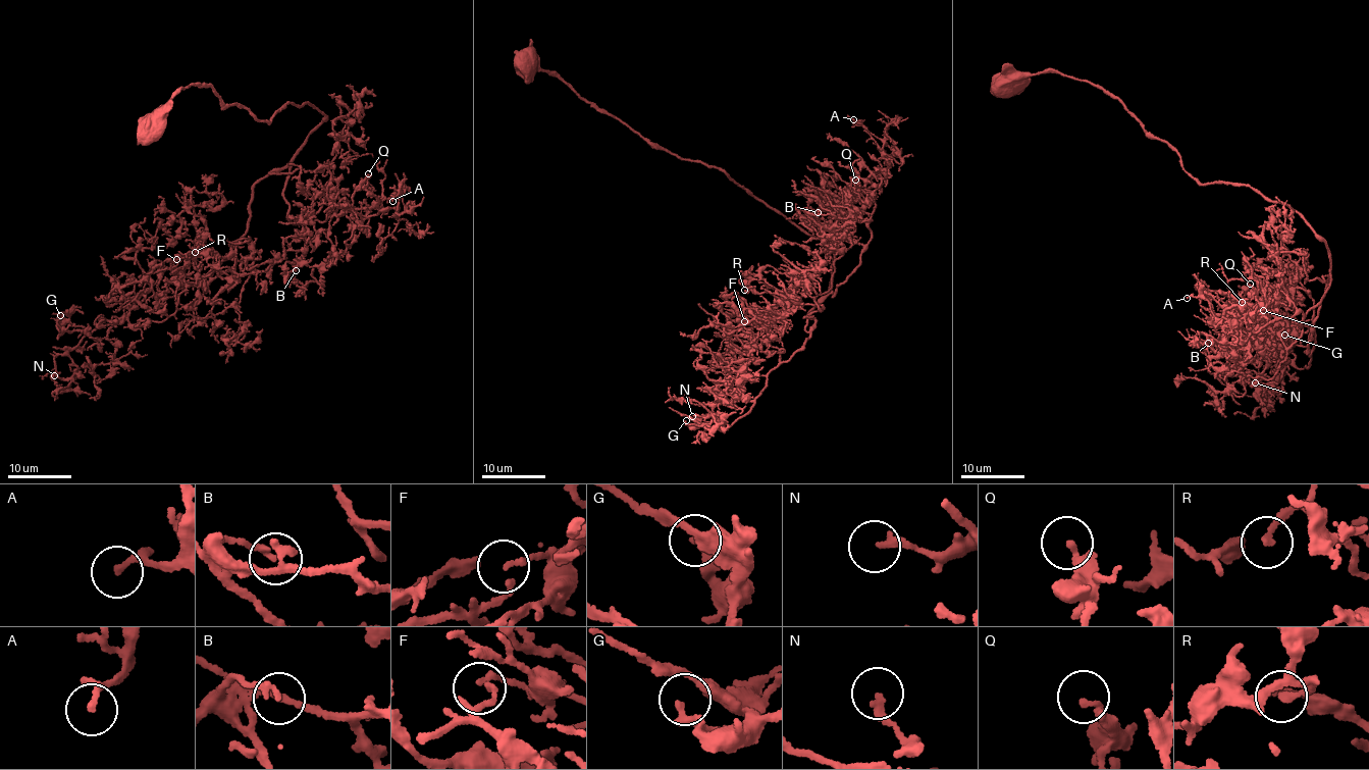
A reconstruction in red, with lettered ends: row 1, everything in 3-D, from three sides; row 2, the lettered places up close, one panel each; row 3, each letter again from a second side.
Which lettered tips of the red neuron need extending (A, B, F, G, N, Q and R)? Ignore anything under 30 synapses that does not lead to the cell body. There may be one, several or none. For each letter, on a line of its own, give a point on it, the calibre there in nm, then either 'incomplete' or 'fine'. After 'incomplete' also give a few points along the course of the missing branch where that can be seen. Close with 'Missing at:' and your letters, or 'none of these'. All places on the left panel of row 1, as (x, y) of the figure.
A: at (392, 201); 130 nm thick; fine
B: at (296, 270); 170 nm thick; fine
F: at (176, 259); 120 nm thick; fine
G: at (60, 315); 190 nm thick; fine
N: at (54, 375); 200 nm thick; fine
Q: at (368, 173); 200 nm thick; fine
R: at (195, 252); 120 nm thick; fine
Missing at: none of these

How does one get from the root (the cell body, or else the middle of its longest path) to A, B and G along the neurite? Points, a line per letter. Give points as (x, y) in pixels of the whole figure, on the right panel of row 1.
A: (1008, 84), (1100, 87), (1201, 183), (1284, 203), (1330, 255), (1302, 326), (1220, 326), (1187, 298)
B: (1008, 84), (1100, 87), (1201, 183), (1325, 244), (1302, 326), (1208, 343)
G: (1008, 84), (1049, 71), (1100, 87), (1201, 183), (1253, 188), (1302, 216), (1331, 263), (1308, 367), (1284, 335)

